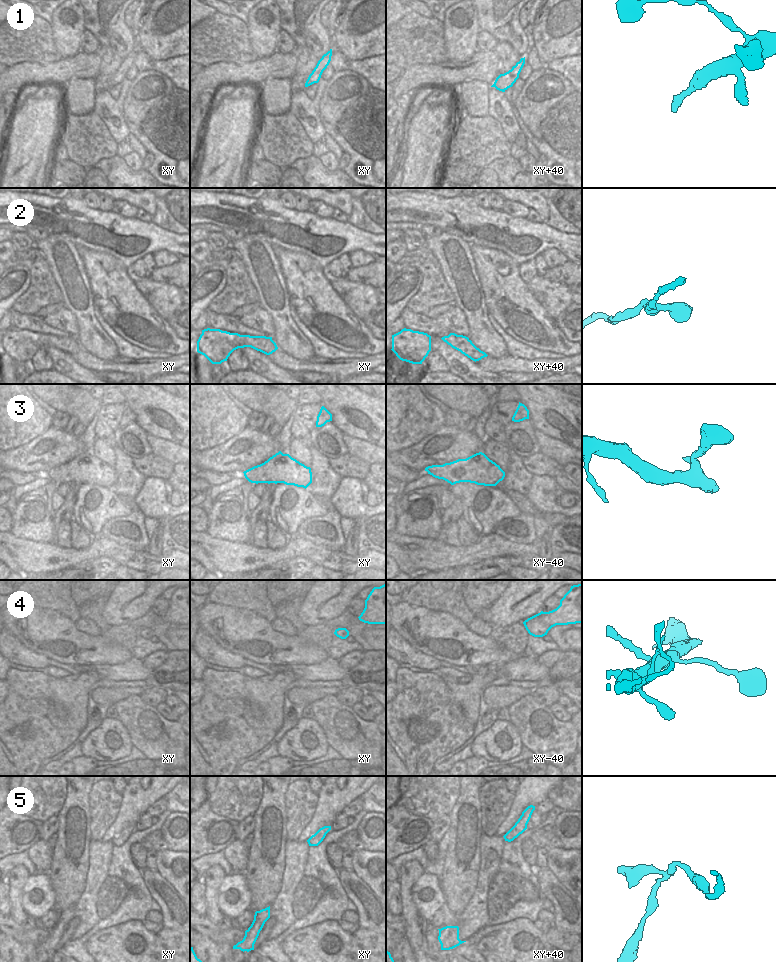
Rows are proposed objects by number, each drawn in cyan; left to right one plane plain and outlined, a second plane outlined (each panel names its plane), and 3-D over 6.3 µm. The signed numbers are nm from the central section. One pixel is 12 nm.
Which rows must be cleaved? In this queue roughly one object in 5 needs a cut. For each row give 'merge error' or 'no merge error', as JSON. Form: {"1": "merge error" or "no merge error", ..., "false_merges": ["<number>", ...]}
{"1": "no merge error", "2": "no merge error", "3": "no merge error", "4": "no merge error", "5": "merge error", "false_merges": ["5"]}

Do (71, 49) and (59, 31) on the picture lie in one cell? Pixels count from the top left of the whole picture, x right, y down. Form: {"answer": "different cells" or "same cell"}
{"answer": "same cell"}

